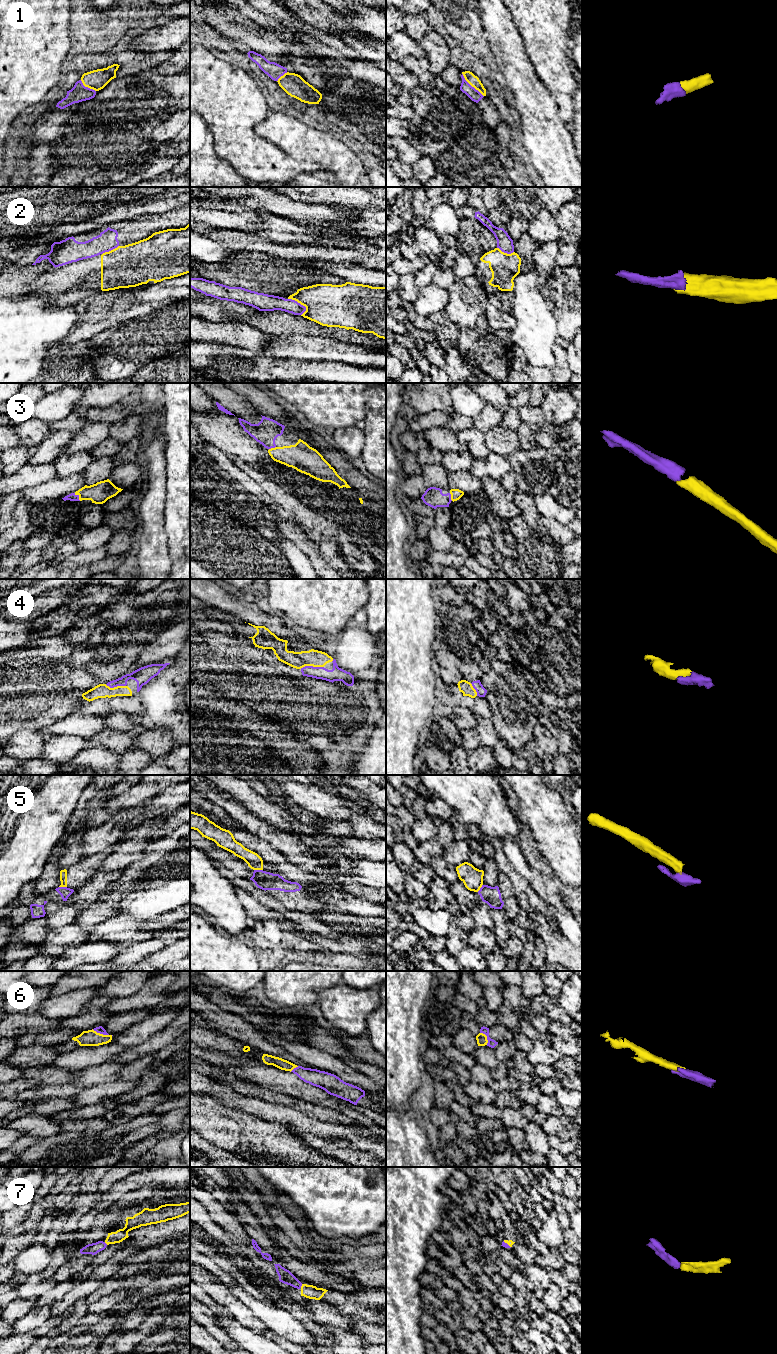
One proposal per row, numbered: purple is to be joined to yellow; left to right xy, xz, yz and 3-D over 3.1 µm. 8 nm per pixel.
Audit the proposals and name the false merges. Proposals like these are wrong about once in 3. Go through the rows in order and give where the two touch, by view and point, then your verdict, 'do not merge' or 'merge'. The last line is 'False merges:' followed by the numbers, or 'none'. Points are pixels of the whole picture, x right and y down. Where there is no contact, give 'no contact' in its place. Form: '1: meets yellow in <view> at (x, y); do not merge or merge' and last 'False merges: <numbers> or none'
1: meets yellow in yz at (471, 85); merge
2: meets yellow in xz at (298, 302); do not merge
3: meets yellow in xy at (79, 496); merge
4: meets yellow in xz at (311, 665); merge
5: meets yellow in xz at (258, 869); do not merge
6: meets yellow in xy at (99, 1033); merge
7: meets yellow in xz at (301, 1286); merge
False merges: 2, 5

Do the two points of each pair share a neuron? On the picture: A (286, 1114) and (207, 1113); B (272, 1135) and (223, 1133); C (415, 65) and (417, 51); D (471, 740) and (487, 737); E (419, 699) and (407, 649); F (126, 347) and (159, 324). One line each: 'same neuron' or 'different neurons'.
A: different neurons
B: same neuron
C: different neurons
D: different neurons
E: same neuron
F: same neuron

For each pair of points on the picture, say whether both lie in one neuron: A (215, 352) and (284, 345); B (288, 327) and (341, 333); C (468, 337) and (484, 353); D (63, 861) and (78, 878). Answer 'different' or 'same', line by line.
A: different
B: same
C: same
D: different

